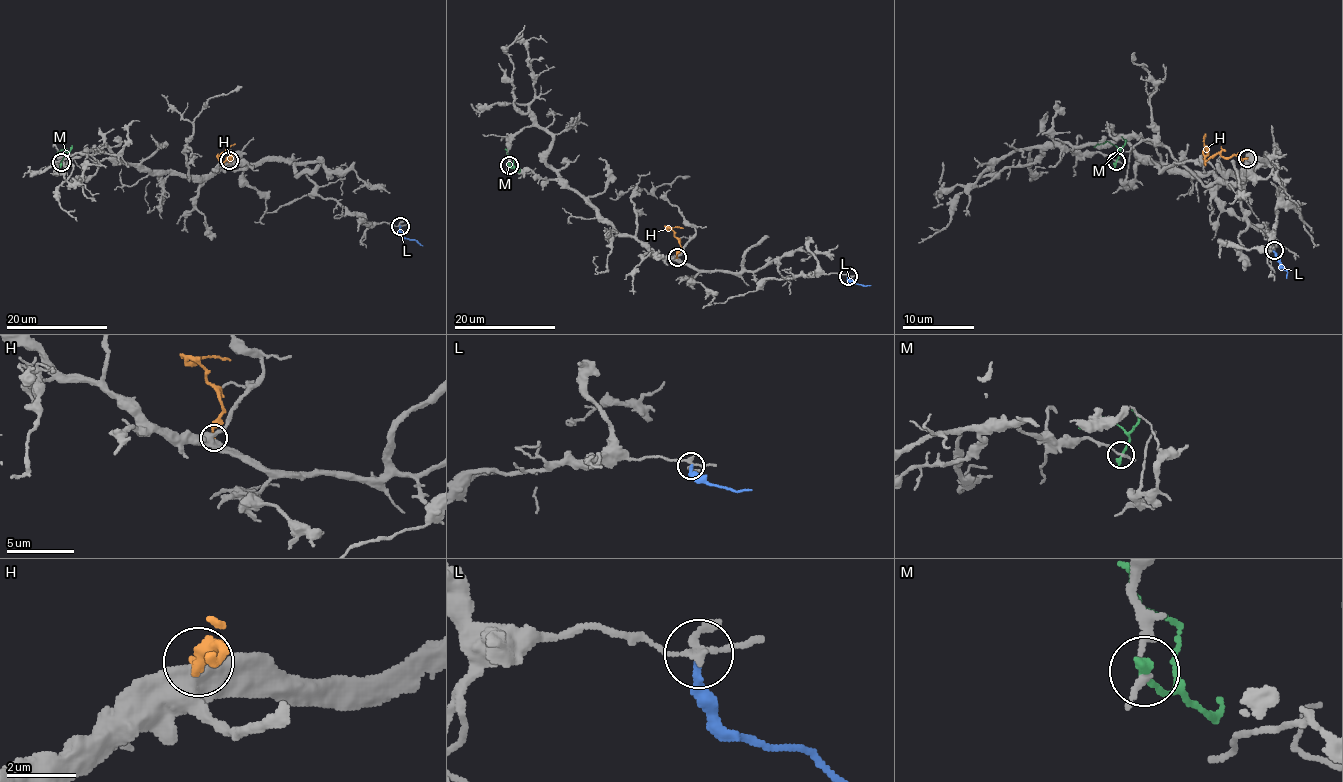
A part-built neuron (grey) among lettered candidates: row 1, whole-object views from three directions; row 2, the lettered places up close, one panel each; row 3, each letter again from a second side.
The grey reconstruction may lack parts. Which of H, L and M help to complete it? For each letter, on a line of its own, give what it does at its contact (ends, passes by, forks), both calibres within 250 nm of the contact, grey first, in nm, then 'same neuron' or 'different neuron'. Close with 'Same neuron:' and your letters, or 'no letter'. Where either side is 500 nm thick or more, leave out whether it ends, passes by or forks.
H: calibres 700 and 240 nm; different neuron
L: it ends; calibres 240 and 220 nm; different neuron
M: it ends; calibres 220 and 300 nm; different neuron
Same neuron: no letter

